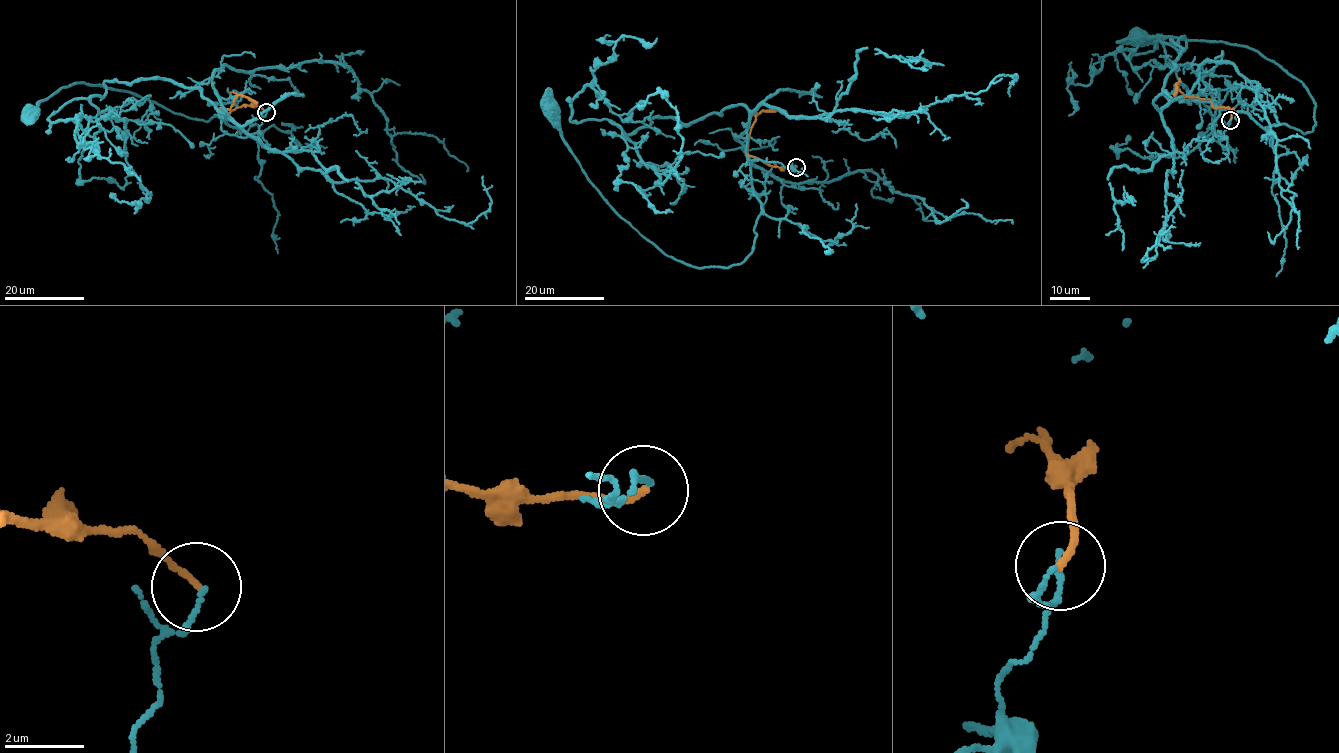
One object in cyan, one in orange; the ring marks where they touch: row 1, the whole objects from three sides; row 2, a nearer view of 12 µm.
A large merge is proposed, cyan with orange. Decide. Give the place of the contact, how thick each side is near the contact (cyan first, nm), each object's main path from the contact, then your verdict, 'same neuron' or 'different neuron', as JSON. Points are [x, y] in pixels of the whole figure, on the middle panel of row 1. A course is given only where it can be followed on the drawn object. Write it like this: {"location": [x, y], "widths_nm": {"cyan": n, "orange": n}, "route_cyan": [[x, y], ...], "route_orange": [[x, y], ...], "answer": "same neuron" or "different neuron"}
{"location": [796, 167], "widths_nm": {"cyan": 100, "orange": 170}, "route_cyan": [[796, 167], [752, 162], [761, 209], [754, 248], [741, 263], [692, 267], [610, 205], [551, 107]], "route_orange": [[796, 167], [772, 166], [747, 154], [755, 114], [778, 109]], "answer": "different neuron"}

